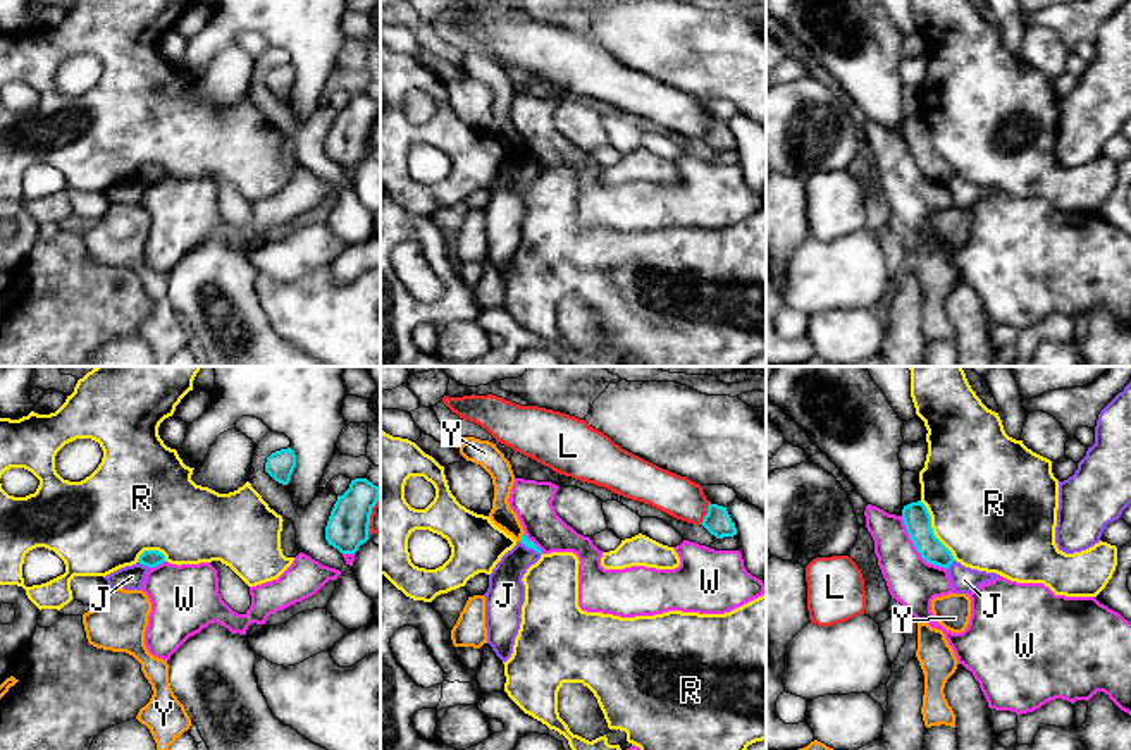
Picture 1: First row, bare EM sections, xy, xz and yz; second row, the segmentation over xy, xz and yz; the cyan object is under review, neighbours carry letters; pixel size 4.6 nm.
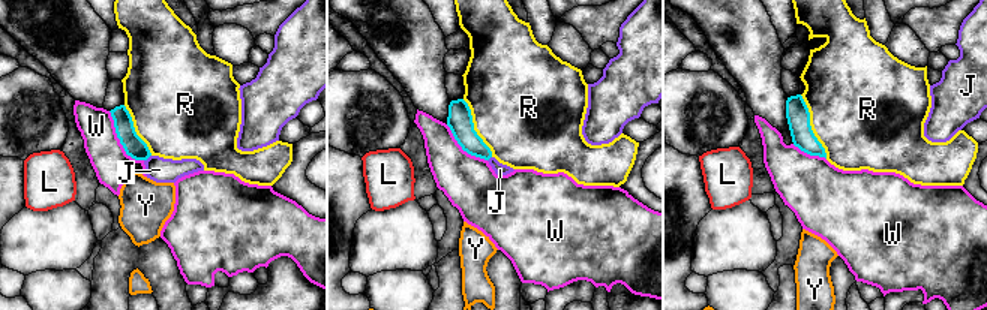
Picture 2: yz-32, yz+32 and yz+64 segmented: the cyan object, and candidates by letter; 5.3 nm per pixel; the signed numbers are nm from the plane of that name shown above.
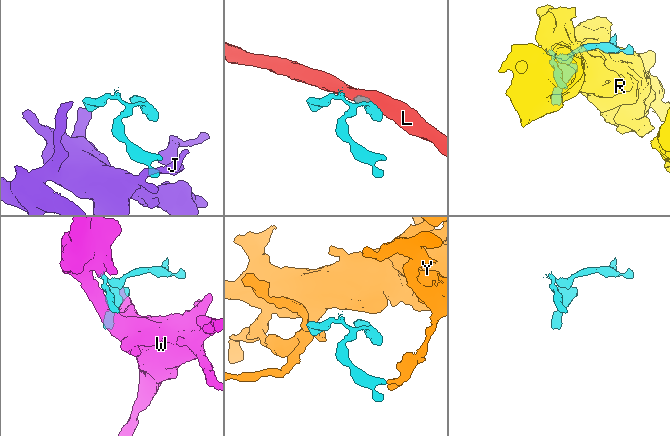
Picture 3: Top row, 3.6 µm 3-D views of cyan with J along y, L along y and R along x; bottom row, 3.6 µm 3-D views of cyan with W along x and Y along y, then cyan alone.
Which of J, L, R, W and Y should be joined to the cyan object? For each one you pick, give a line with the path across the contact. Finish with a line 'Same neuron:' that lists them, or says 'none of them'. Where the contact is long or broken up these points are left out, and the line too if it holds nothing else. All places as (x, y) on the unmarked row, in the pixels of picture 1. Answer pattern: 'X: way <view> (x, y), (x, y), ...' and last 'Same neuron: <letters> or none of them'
Same neuron: none of them

